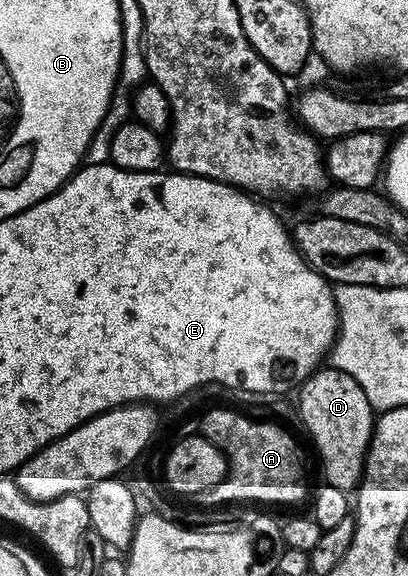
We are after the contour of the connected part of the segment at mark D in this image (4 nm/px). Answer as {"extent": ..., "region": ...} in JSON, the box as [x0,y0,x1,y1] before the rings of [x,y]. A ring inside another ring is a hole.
{"extent":[298,365,374,492],"region":[[[328,365],[313,371],[312,377],[304,380],[298,394],[300,419],[316,442],[316,451],[324,466],[323,478],[338,489],[351,492],[361,482],[374,426],[374,412],[370,401],[366,401],[366,393],[362,393],[362,385],[358,385],[352,375]]]}

